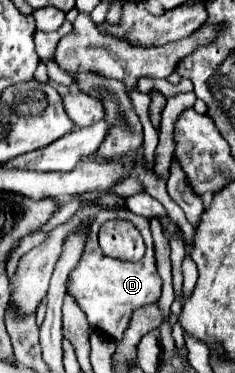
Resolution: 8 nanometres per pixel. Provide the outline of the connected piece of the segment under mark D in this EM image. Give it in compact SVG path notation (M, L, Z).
M127 208L115 210L115 218L131 220L139 230L145 240L147 252L139 262L125 262L125 260L115 260L109 258L101 252L97 244L97 228L107 220L107 210L101 210L97 218L93 220L89 228L89 238L85 244L85 252L77 264L77 268L71 272L67 280L67 292L75 296L79 308L85 312L89 326L93 330L103 330L107 336L111 336L115 342L123 340L123 332L127 330L127 324L133 316L133 312L145 304L153 304L161 296L161 276L155 266L155 256L153 256L153 240L151 240L151 230L149 230L149 220L145 216L133 214Z

